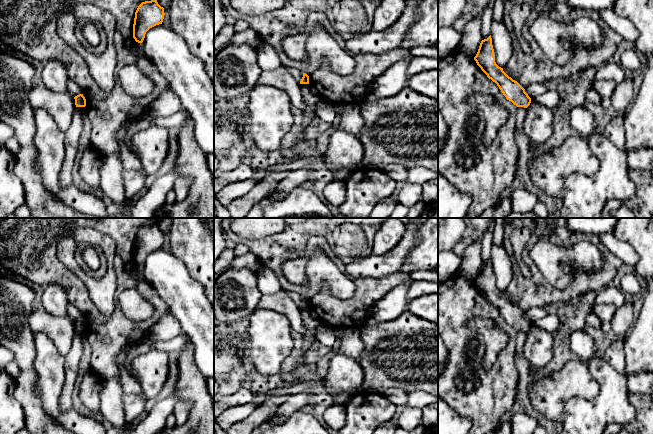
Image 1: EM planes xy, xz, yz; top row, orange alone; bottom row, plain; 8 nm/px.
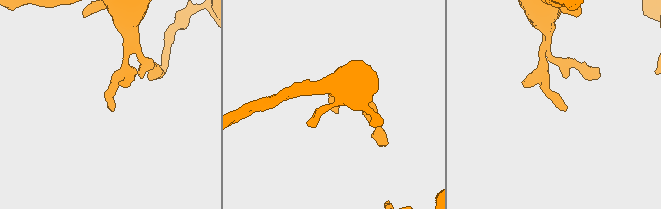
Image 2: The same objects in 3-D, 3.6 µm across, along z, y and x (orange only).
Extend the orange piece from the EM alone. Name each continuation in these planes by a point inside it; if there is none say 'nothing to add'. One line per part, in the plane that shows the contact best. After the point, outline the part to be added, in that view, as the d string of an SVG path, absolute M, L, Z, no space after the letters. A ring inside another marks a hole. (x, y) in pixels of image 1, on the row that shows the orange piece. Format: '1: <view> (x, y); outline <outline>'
nothing to add

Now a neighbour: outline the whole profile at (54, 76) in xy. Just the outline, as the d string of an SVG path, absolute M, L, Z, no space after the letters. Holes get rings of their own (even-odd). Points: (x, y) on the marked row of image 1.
M49 60L44 63L41 73L41 82L47 89L64 93L67 91L68 75L63 63L57 60Z

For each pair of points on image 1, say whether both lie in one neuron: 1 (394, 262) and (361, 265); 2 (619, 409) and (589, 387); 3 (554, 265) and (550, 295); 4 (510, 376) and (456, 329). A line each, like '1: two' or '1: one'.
1: one
2: two
3: two
4: one

